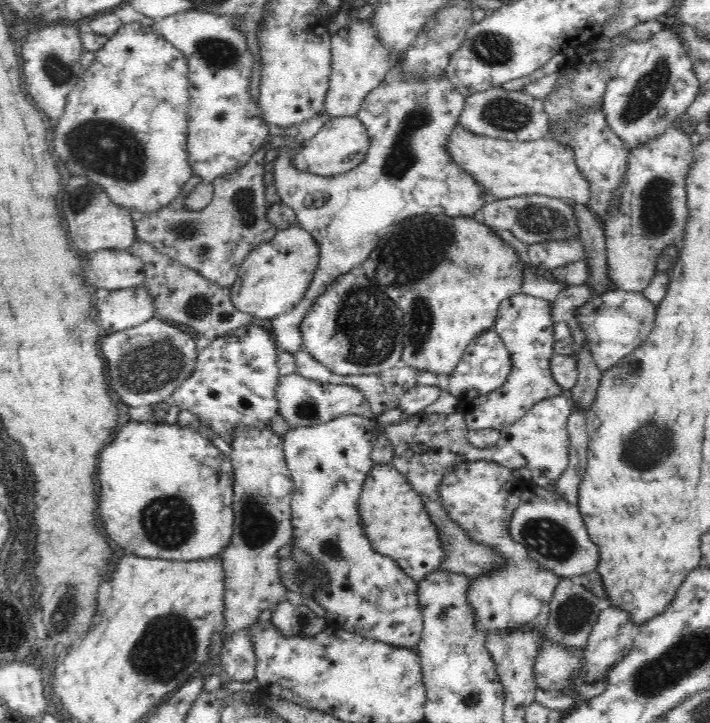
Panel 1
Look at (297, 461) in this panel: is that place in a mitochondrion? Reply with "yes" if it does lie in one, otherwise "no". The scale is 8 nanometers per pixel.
no

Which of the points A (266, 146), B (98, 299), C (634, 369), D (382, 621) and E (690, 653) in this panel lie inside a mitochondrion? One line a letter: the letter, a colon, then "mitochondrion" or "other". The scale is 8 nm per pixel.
A: other
B: other
C: mitochondrion
D: other
E: mitochondrion

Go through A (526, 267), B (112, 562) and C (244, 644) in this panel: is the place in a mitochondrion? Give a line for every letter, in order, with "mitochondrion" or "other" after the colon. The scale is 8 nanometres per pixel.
A: other
B: other
C: other

